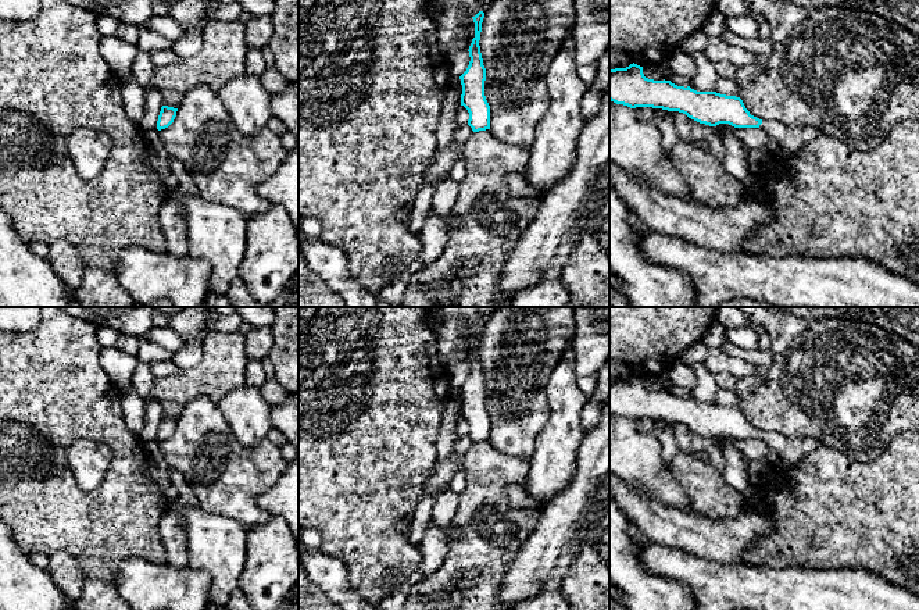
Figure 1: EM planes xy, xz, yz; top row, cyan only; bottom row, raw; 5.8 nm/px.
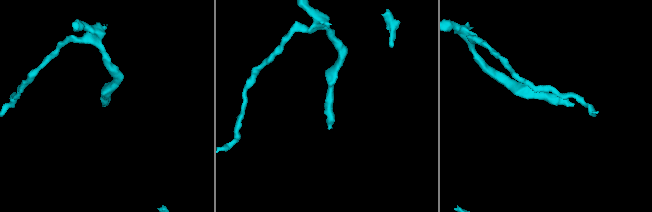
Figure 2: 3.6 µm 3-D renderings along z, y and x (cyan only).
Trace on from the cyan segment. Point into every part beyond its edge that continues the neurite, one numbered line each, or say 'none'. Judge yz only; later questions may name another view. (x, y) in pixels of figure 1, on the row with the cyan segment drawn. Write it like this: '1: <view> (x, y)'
1: yz (783, 139)

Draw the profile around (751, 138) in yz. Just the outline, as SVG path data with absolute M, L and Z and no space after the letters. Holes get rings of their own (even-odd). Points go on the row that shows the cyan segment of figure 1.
M734 128L733 131L745 150L768 147L768 133L761 128Z

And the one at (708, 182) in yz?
M677 140L668 156L695 201L732 208L750 196L743 182L725 170L722 158L716 158L697 142Z

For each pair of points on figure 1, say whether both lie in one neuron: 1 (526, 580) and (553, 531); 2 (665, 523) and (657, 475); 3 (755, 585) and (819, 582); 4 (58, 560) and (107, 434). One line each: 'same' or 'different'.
1: same
2: different
3: same
4: different

